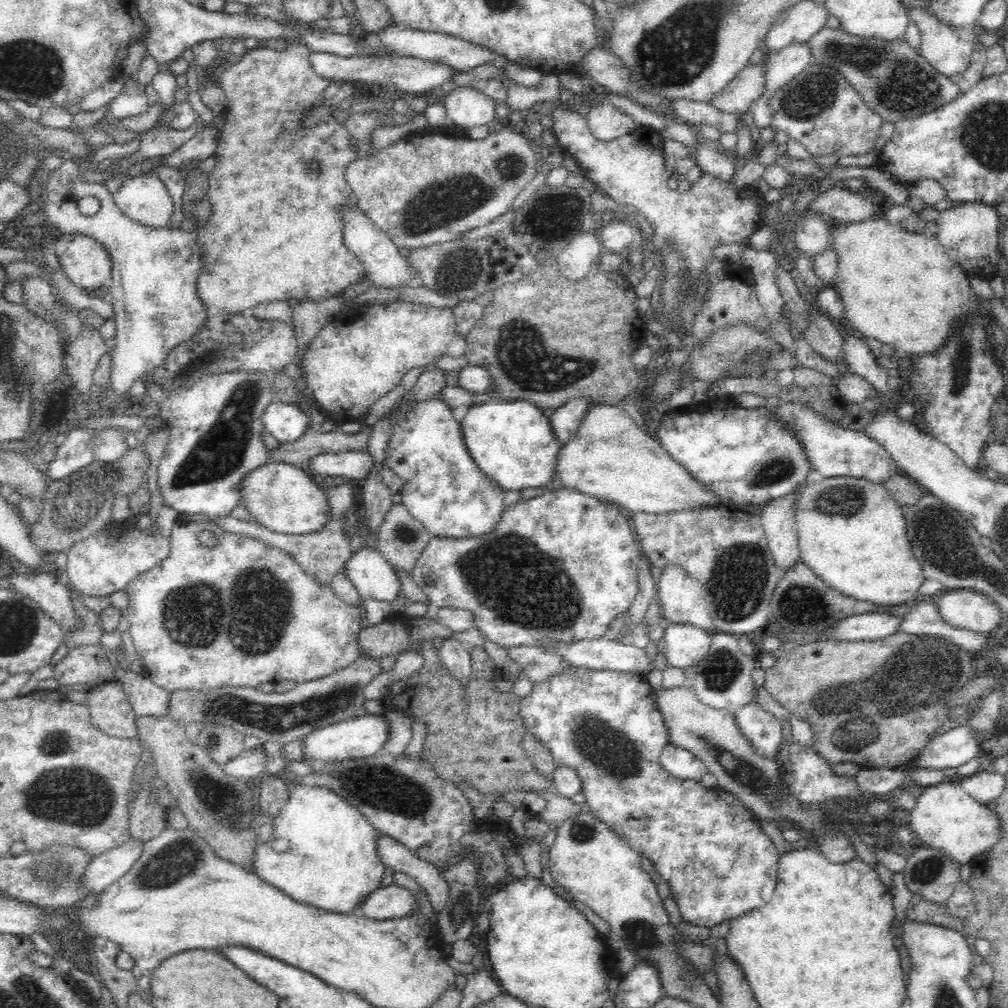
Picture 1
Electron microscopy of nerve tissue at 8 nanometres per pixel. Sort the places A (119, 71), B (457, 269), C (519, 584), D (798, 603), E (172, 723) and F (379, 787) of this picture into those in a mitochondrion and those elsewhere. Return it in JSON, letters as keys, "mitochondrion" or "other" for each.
{"A":"other","B":"mitochondrion","C":"mitochondrion","D":"mitochondrion","E":"other","F":"mitochondrion"}

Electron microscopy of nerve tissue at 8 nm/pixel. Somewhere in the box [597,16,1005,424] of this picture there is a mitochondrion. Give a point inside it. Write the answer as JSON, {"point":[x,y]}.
{"point":[910,89]}

